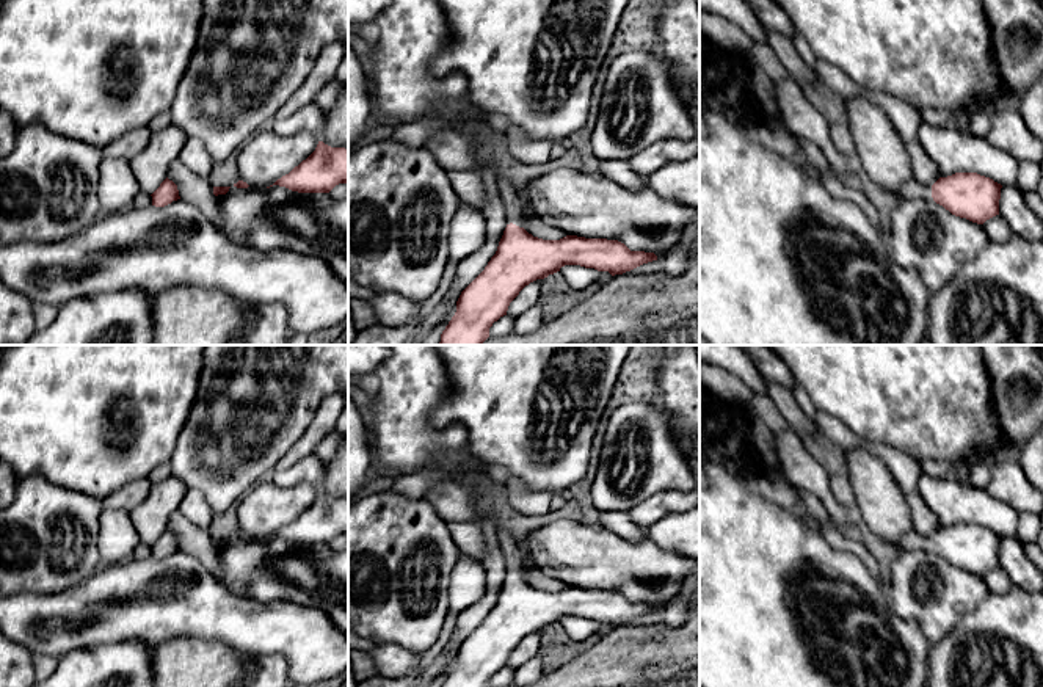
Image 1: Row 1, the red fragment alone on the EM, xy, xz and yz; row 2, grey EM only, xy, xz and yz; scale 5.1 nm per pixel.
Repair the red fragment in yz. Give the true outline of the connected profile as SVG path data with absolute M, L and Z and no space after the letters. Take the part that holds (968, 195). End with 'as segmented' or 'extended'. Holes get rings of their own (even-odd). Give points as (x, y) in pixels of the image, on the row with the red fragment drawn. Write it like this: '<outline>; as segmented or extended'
M955 173L939 177L933 185L922 185L911 177L897 198L935 201L955 216L983 224L999 215L1001 188L1001 184L977 173Z; extended

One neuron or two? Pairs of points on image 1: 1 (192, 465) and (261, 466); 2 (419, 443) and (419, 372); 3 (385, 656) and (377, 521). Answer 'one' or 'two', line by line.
1: one
2: one
3: two

